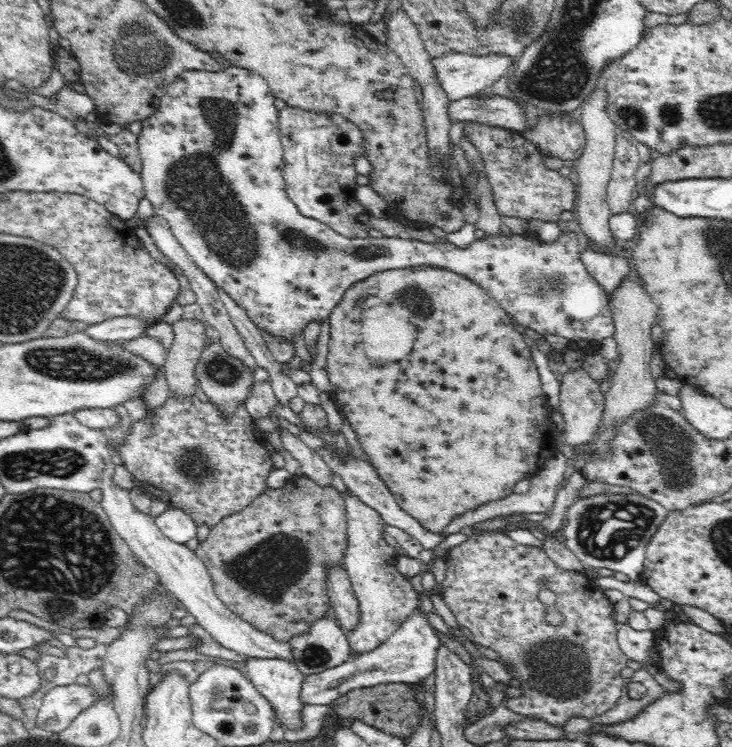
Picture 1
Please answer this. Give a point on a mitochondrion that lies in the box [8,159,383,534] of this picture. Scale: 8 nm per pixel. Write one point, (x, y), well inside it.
(78, 366)

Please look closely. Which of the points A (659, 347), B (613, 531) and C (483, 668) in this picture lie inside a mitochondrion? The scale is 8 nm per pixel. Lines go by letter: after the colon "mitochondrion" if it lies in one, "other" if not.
A: other
B: mitochondrion
C: other

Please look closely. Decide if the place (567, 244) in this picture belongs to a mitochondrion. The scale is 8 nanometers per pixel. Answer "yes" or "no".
no

